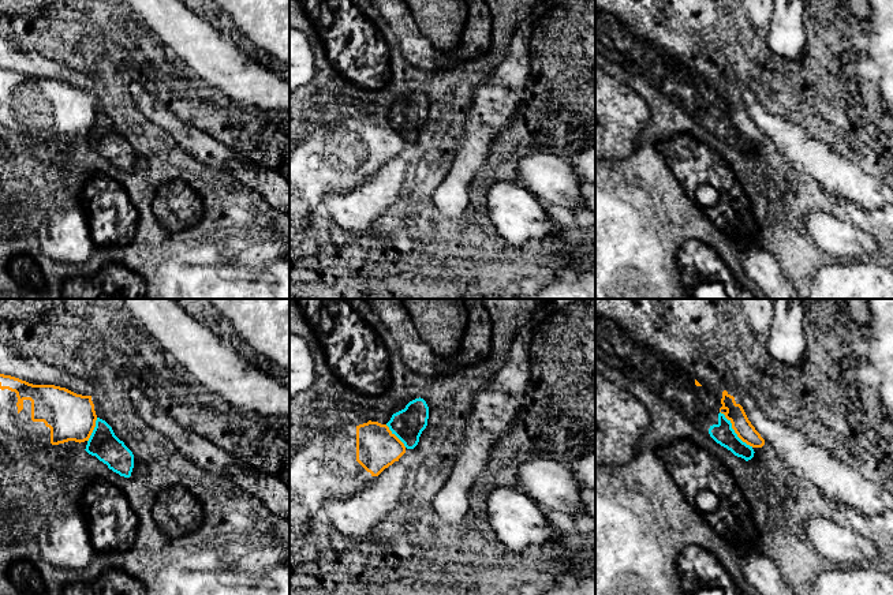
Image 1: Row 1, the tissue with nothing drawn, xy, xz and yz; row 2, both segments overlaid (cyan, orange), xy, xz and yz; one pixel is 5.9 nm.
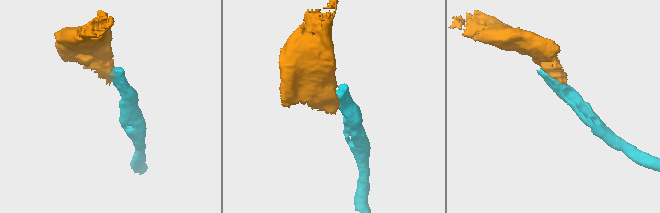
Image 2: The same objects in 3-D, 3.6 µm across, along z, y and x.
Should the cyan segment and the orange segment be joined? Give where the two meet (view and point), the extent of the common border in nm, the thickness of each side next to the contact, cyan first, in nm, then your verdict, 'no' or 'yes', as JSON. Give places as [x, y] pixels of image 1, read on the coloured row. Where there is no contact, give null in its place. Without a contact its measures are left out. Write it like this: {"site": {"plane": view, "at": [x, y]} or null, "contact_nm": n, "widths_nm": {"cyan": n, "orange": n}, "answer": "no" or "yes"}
{"site": {"plane": "yz", "at": [733, 431]}, "contact_nm": 300, "widths_nm": {"cyan": 130, "orange": 110}, "answer": "no"}

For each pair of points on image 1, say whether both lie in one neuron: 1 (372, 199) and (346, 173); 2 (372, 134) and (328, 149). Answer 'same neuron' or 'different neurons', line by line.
1: different neurons
2: same neuron

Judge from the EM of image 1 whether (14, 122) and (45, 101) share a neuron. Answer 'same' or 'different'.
same

